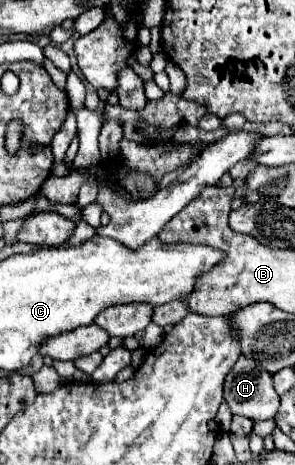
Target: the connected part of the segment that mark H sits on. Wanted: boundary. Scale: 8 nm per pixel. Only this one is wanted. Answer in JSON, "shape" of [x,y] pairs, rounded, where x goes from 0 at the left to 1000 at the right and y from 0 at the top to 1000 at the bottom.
{"shape":[[[810,766],[783,800],[763,809],[756,856],[790,890],[837,895],[858,908],[932,899],[946,877],[925,809],[831,766]]]}

